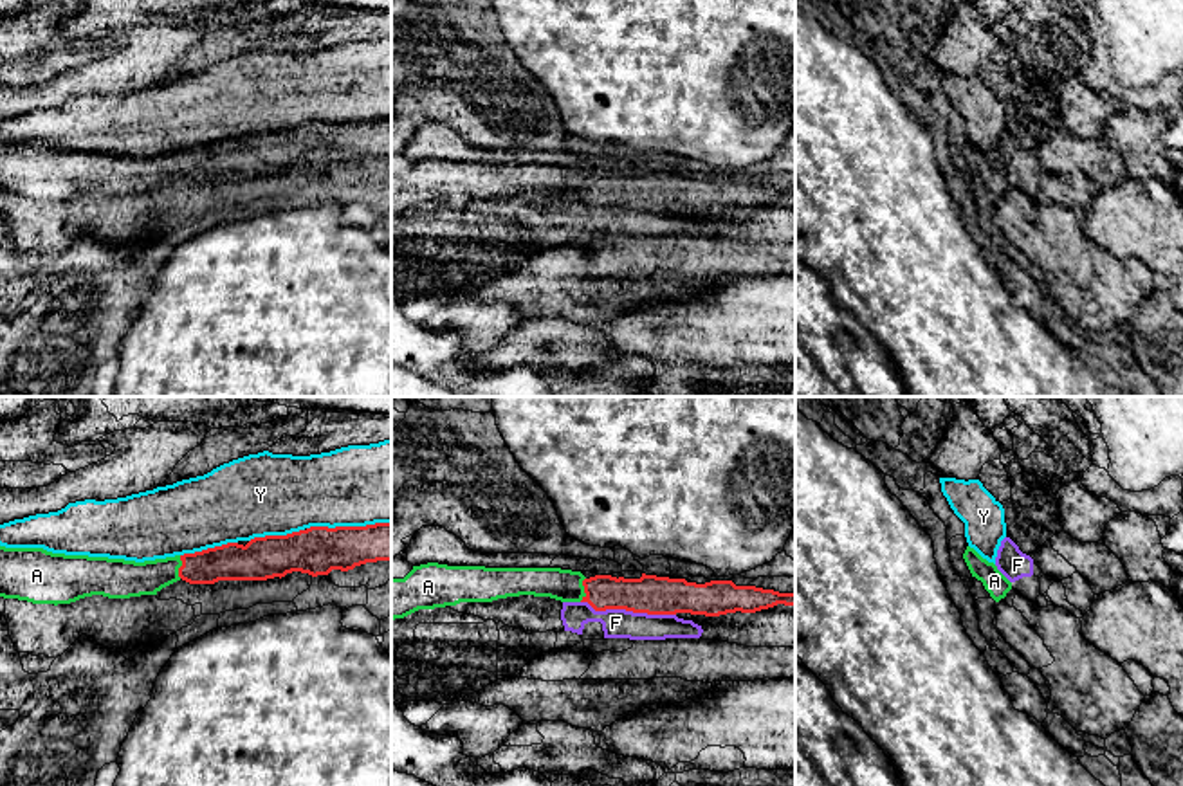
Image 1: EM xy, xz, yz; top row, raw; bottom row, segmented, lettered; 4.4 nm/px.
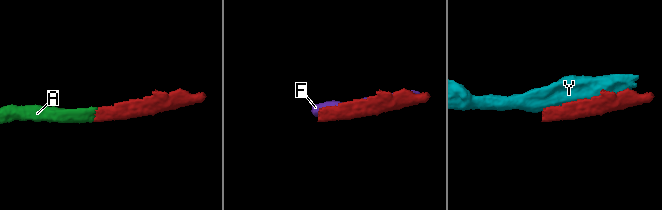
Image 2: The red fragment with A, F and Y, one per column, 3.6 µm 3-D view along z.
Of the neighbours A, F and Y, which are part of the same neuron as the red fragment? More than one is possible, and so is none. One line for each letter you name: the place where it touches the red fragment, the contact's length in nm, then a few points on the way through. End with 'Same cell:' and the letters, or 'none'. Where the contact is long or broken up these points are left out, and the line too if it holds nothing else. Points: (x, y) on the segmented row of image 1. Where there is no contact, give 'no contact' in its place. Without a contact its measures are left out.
A: xz (585, 590) | 110 nm | across xz (603, 592), (585, 590), (563, 584)
Same cell: A

